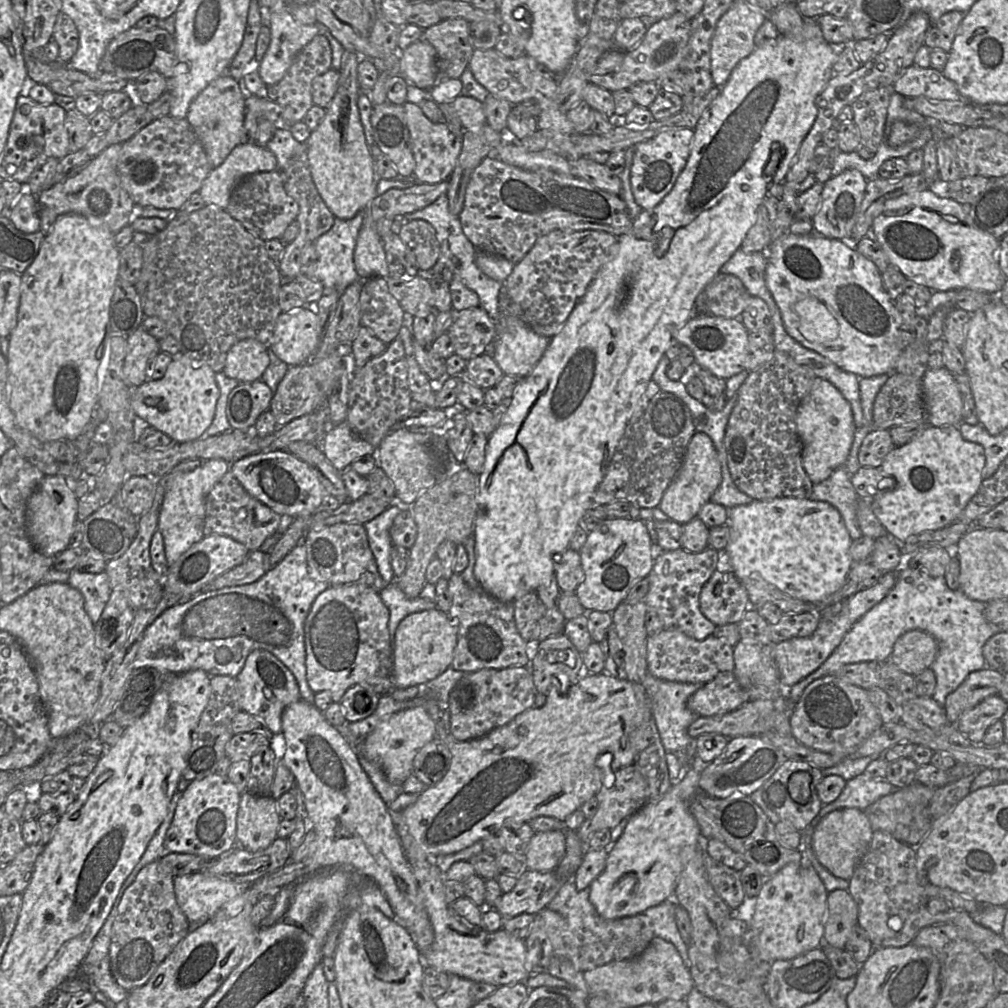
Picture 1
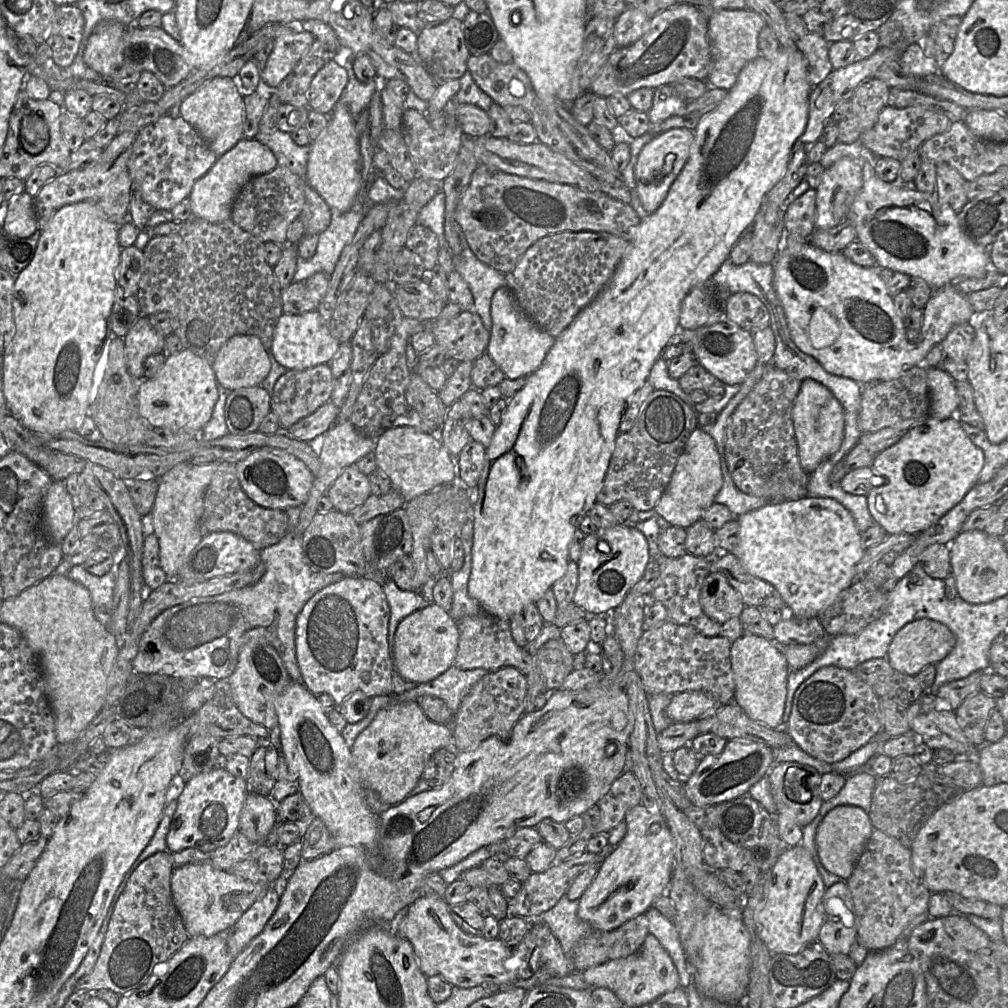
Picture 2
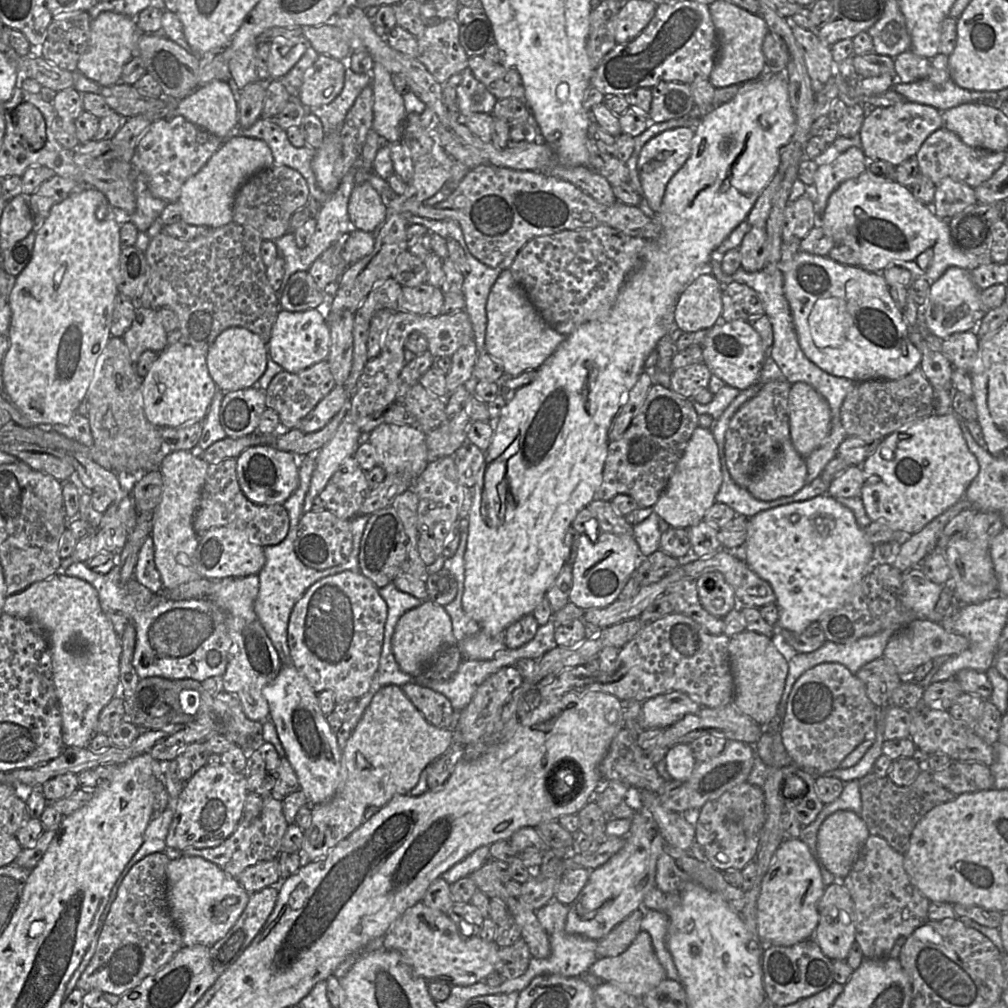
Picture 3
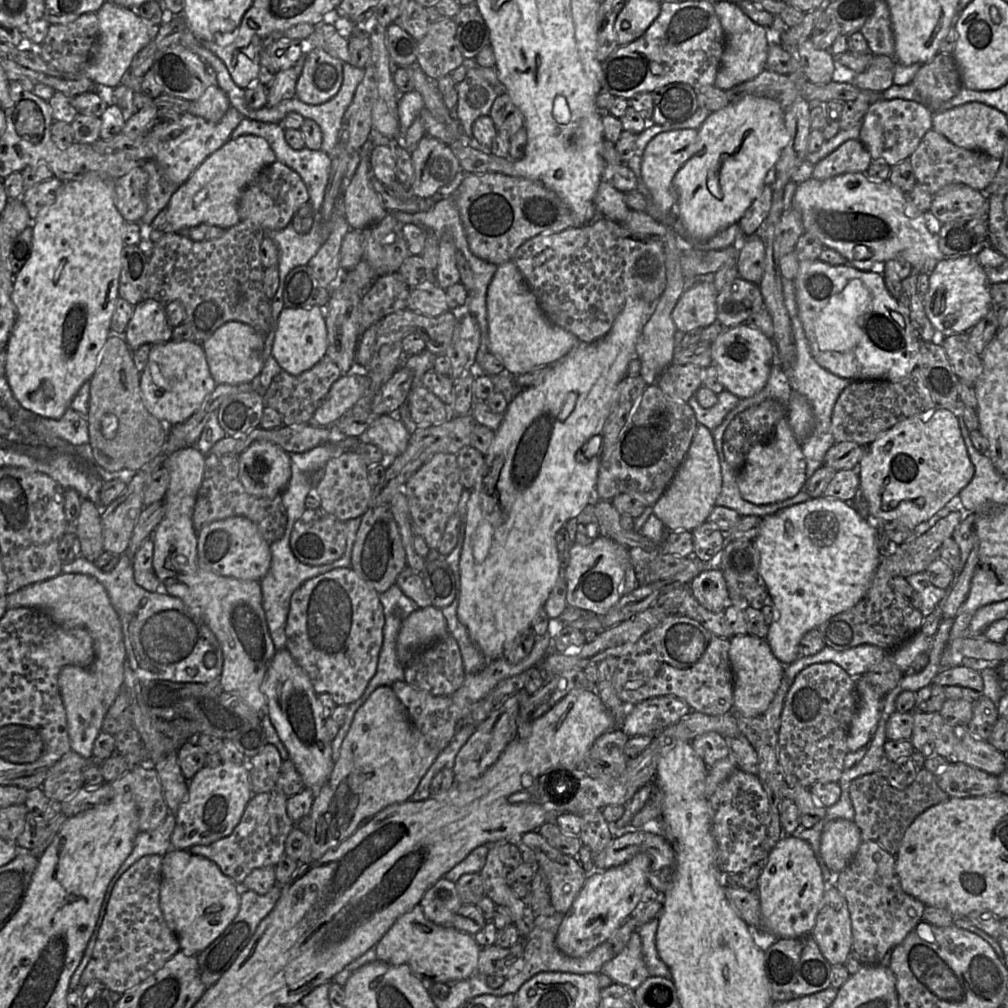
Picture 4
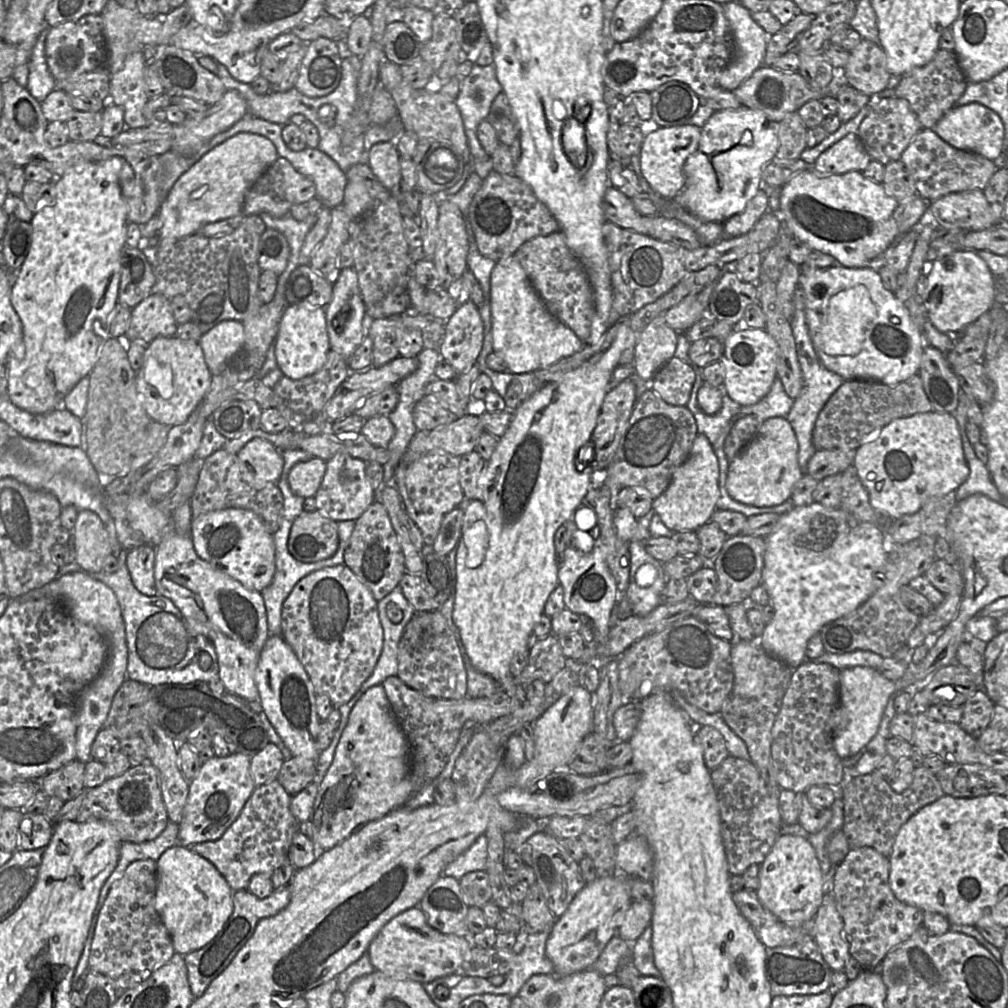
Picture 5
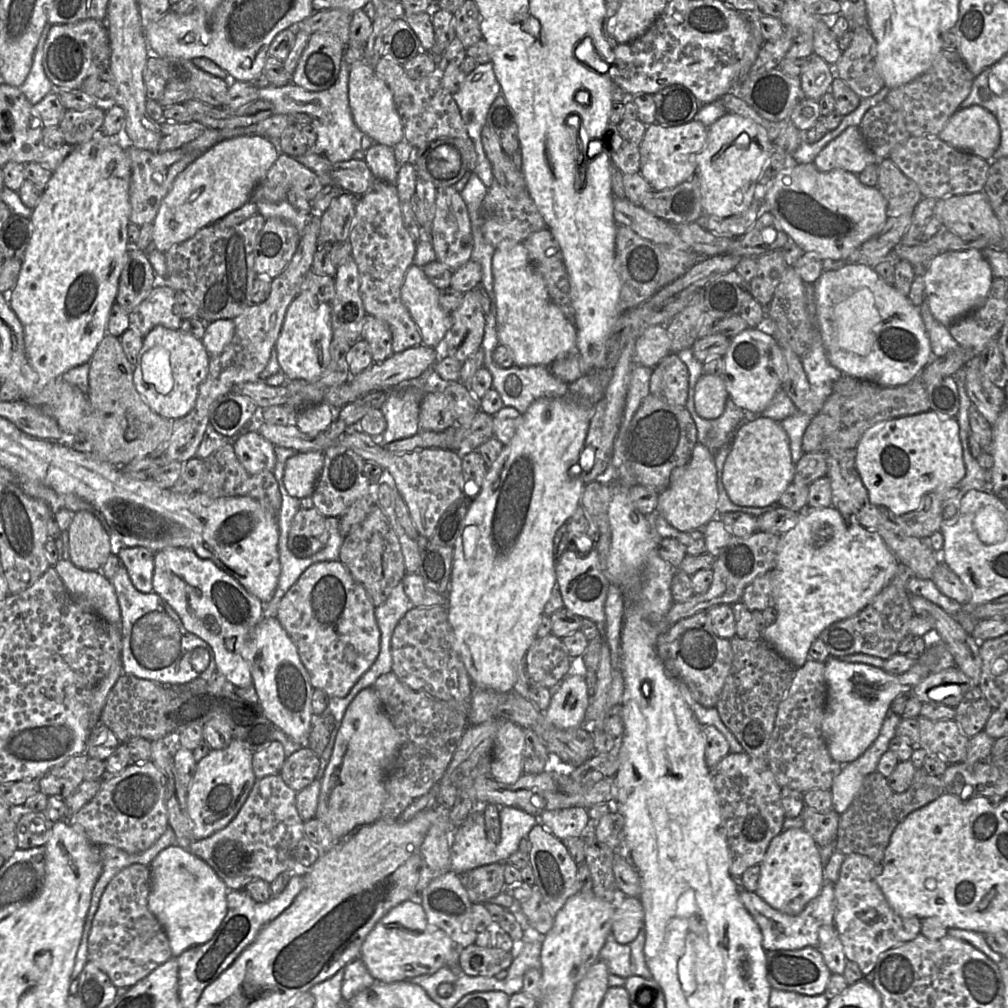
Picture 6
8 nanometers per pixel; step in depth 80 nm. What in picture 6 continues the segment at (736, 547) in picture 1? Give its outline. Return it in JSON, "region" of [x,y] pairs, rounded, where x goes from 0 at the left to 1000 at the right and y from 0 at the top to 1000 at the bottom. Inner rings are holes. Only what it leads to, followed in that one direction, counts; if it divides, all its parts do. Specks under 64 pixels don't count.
{"region":[[[800,503],[794,508],[794,514],[790,521],[779,529],[775,530],[771,543],[768,562],[762,567],[767,586],[769,603],[771,605],[771,613],[766,619],[761,620],[757,627],[755,627],[755,633],[763,640],[765,640],[789,663],[795,662],[803,653],[803,643],[806,637],[813,632],[813,628],[825,618],[848,611],[855,604],[857,604],[868,593],[868,591],[884,576],[889,568],[890,563],[890,554],[883,547],[873,530],[871,530],[870,528],[862,527],[853,520],[844,519],[843,517],[839,516],[835,512],[835,510],[827,503]]]}

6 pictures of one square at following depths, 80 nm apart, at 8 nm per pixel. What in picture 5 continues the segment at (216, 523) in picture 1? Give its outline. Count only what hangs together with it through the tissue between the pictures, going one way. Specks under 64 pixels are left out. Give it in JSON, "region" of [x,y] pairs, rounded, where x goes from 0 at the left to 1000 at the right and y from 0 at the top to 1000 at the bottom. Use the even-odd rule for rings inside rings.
{"region":[[[222,445],[215,446],[200,459],[197,476],[188,495],[190,516],[198,511],[227,504],[251,507],[260,517],[263,525],[272,531],[279,519],[281,492],[275,479],[269,479],[261,485],[254,486],[247,482],[239,472],[238,458],[233,450]]]}

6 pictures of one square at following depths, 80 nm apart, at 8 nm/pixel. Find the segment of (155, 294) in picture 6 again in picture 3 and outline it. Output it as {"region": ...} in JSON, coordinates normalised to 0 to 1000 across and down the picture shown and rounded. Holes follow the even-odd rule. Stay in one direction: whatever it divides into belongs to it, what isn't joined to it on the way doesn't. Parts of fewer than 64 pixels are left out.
{"region":[[[137,305],[129,325],[121,333],[133,361],[143,348],[151,347],[159,350],[167,343],[167,330],[161,323],[156,308]]]}

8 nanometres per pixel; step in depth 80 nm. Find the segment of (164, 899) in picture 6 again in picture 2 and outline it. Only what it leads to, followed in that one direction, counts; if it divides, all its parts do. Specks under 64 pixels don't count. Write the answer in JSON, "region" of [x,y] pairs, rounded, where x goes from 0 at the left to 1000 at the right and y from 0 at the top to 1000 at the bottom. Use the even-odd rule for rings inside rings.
{"region":[[[188,856],[174,861],[170,887],[188,930],[208,930],[227,923],[240,907],[271,877],[251,876],[206,857]]]}

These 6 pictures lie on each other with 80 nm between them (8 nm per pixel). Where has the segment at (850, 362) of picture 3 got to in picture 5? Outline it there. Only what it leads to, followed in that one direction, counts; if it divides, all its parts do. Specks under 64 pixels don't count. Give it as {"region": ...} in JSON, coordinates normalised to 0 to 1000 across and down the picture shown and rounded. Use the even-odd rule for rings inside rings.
{"region":[[[826,263],[807,271],[795,272],[793,284],[799,290],[799,312],[807,344],[816,362],[838,377],[871,378],[880,382],[897,379],[912,371],[917,345],[921,340],[906,319],[899,303],[877,285],[866,266]]]}

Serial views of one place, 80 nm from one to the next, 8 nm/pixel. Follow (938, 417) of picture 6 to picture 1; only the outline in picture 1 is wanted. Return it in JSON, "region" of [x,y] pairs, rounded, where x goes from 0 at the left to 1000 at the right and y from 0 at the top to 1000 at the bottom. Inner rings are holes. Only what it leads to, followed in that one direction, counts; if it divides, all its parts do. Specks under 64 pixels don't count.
{"region":[[[922,421],[903,438],[887,444],[874,460],[874,466],[885,473],[888,480],[866,492],[865,505],[880,528],[890,535],[898,536],[904,531],[945,519],[970,487],[975,477],[977,446],[974,441],[957,437],[949,423],[927,424]]]}

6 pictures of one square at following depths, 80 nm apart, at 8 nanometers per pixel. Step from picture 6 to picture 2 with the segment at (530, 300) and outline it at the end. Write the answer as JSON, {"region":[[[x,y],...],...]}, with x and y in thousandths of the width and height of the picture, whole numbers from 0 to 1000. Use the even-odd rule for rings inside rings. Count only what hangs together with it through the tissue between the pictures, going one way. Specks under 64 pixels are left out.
{"region":[[[501,283],[494,286],[487,298],[488,325],[483,350],[505,376],[524,374],[539,360],[551,334],[533,324],[515,306],[509,291]]]}

